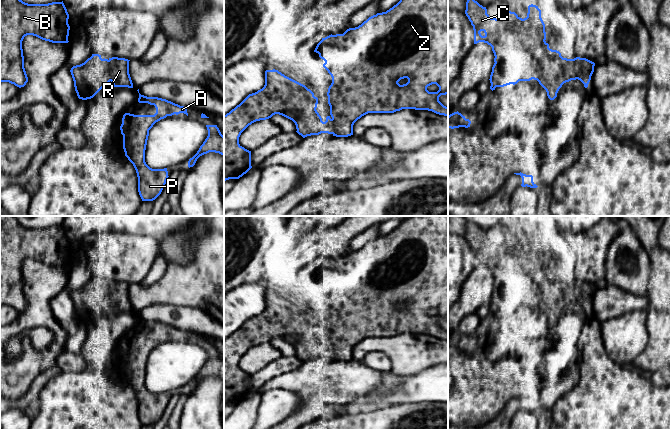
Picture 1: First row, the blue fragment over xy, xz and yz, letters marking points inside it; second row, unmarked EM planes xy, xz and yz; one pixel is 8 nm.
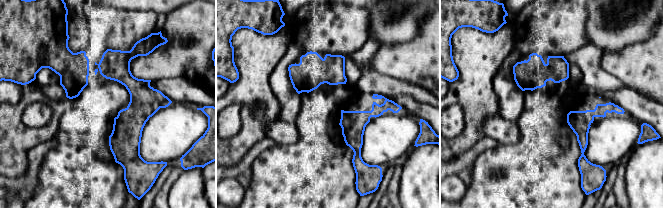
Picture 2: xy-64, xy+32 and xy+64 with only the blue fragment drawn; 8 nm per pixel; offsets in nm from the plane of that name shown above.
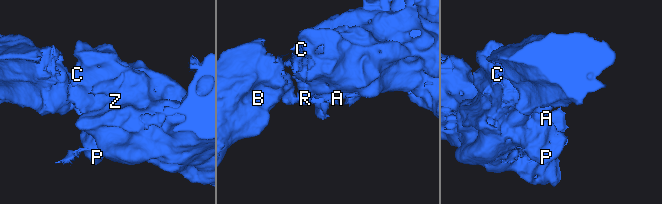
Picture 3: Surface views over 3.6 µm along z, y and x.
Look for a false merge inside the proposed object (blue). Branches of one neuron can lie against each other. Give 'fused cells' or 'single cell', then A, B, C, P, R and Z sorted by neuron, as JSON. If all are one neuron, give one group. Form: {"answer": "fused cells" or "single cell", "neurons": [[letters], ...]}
{"answer": "single cell", "neurons": [["A", "B", "C", "P", "R", "Z"]]}

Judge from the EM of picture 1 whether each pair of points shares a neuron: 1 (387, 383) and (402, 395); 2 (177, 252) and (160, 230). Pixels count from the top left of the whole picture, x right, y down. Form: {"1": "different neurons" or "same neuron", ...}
{"1": "different neurons", "2": "different neurons"}

